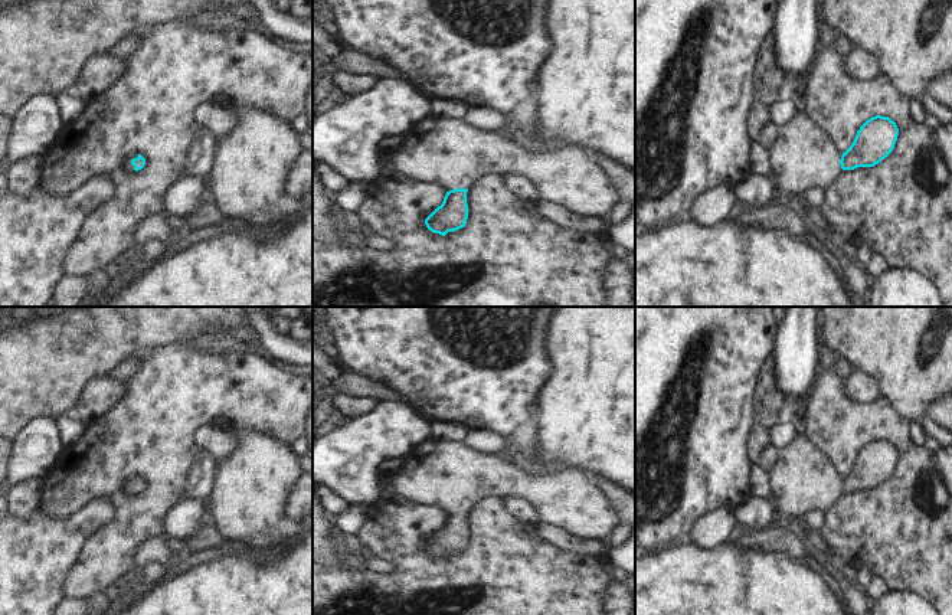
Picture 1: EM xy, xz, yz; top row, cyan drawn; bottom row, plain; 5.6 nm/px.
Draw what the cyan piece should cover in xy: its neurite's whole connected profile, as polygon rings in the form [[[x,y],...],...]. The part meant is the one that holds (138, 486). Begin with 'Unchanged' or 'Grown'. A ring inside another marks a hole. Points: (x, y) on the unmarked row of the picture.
Grown. [[[130,475],[121,482],[127,495],[138,494],[144,490],[145,481],[140,475]]]

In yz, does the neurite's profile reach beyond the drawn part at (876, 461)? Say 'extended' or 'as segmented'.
extended

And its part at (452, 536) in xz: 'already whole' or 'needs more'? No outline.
needs more

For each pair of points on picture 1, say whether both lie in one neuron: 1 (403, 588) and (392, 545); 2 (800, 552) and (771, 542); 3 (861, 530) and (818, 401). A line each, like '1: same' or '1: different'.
1: same
2: same
3: same

